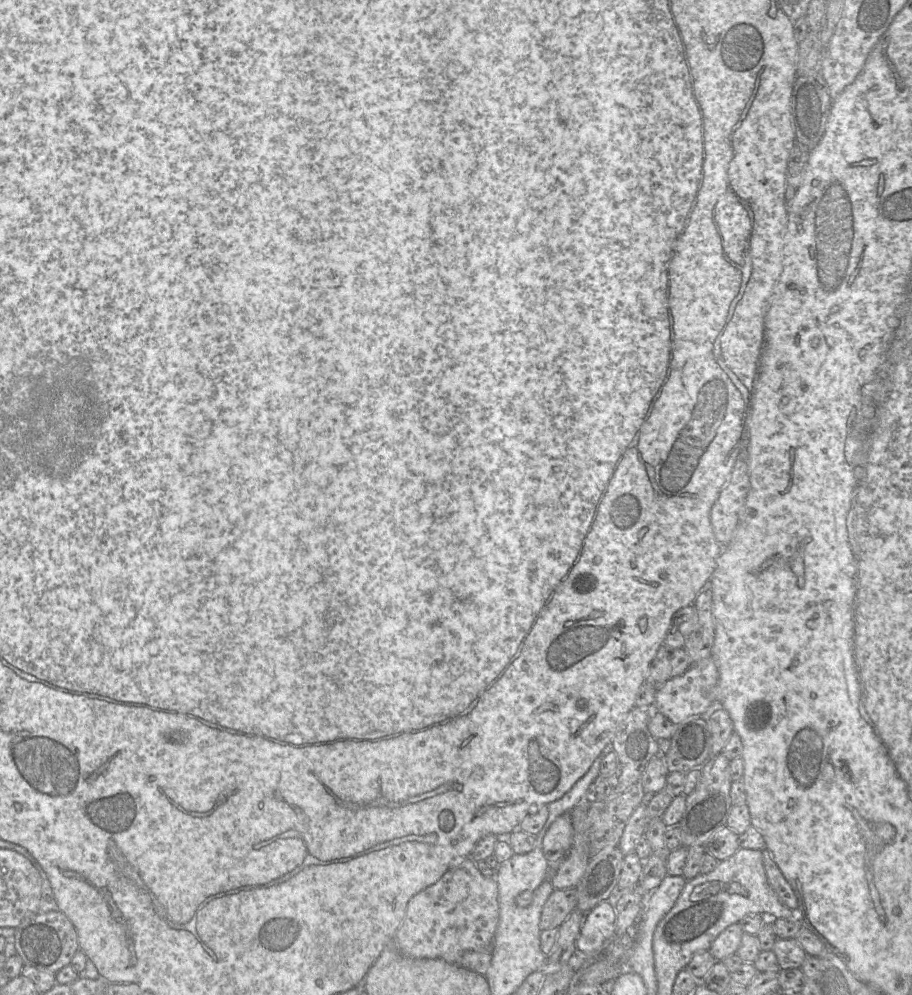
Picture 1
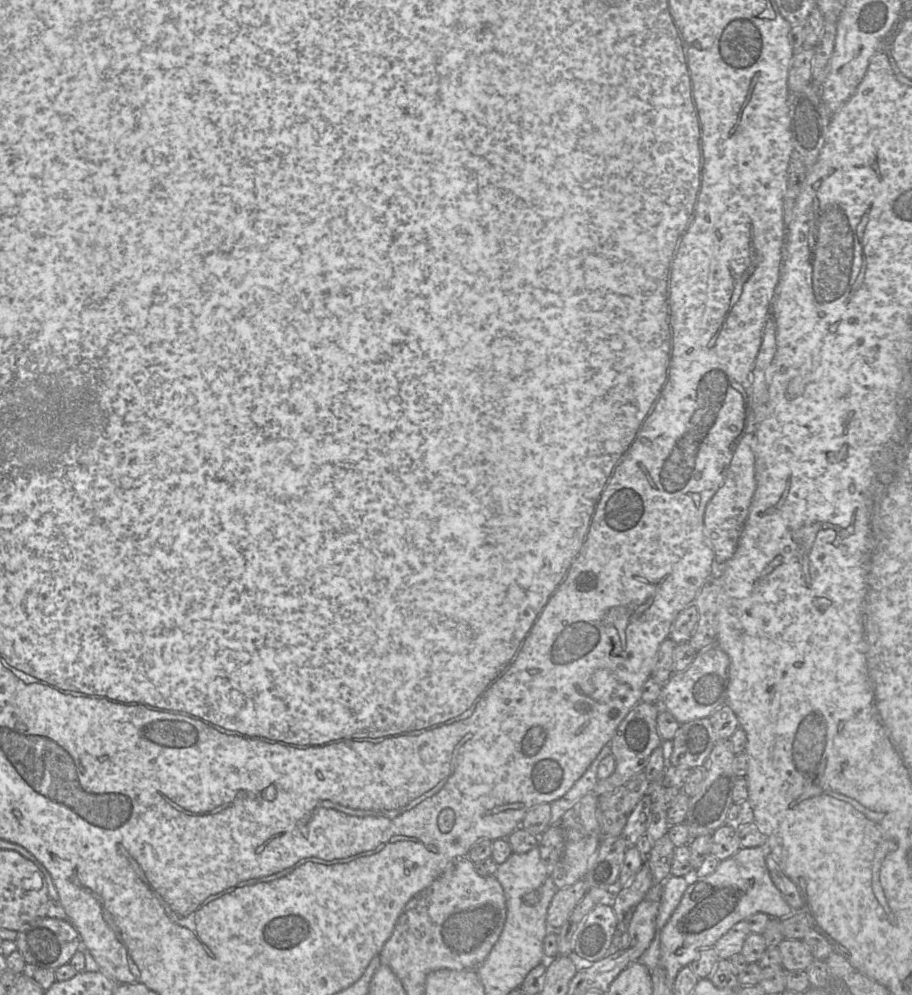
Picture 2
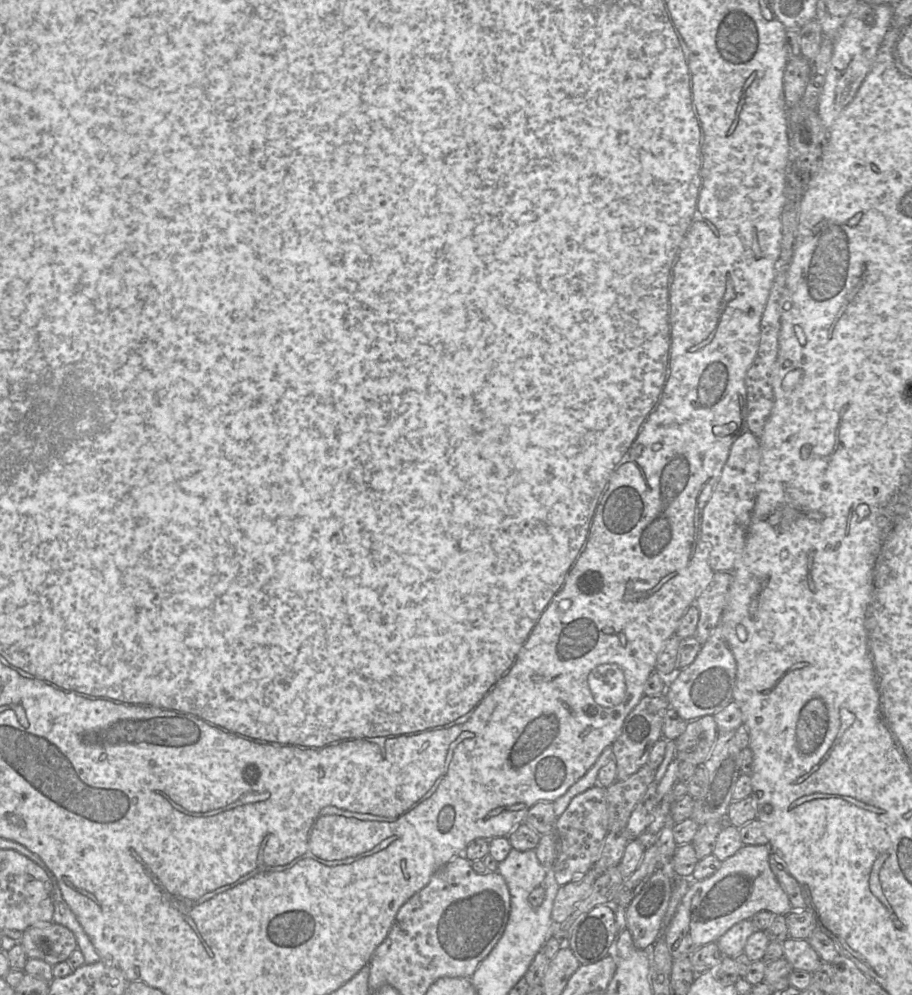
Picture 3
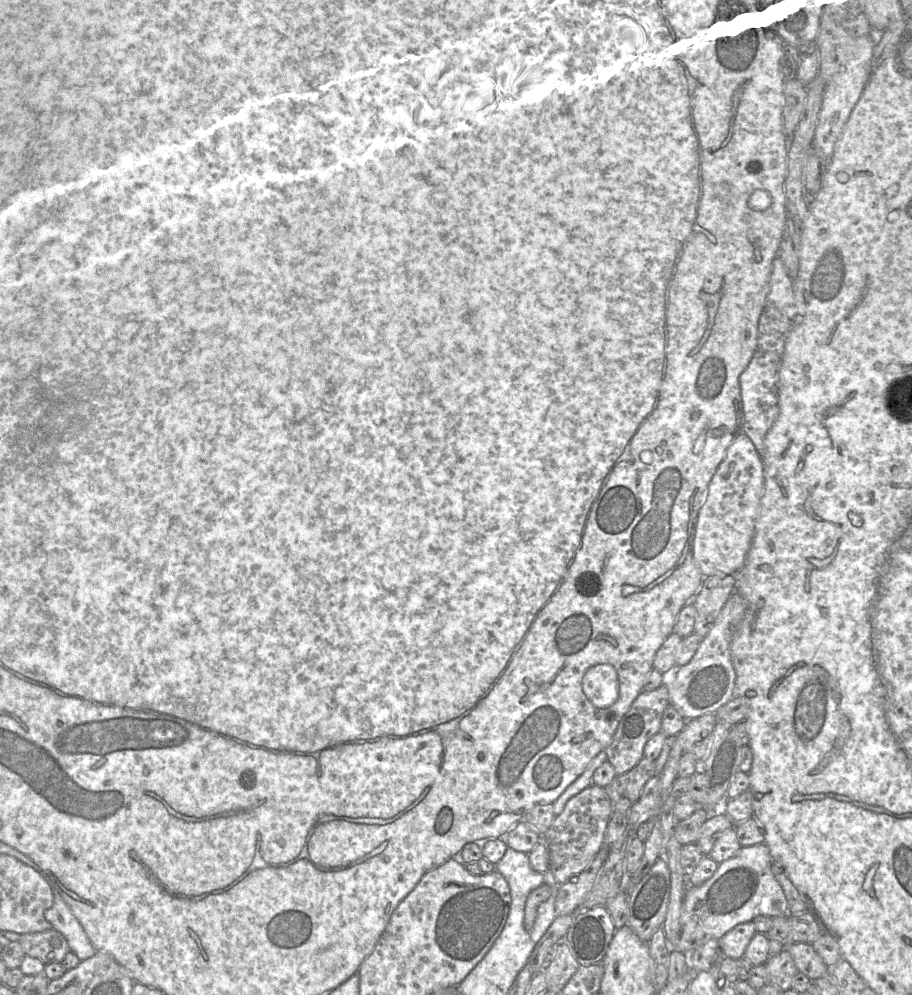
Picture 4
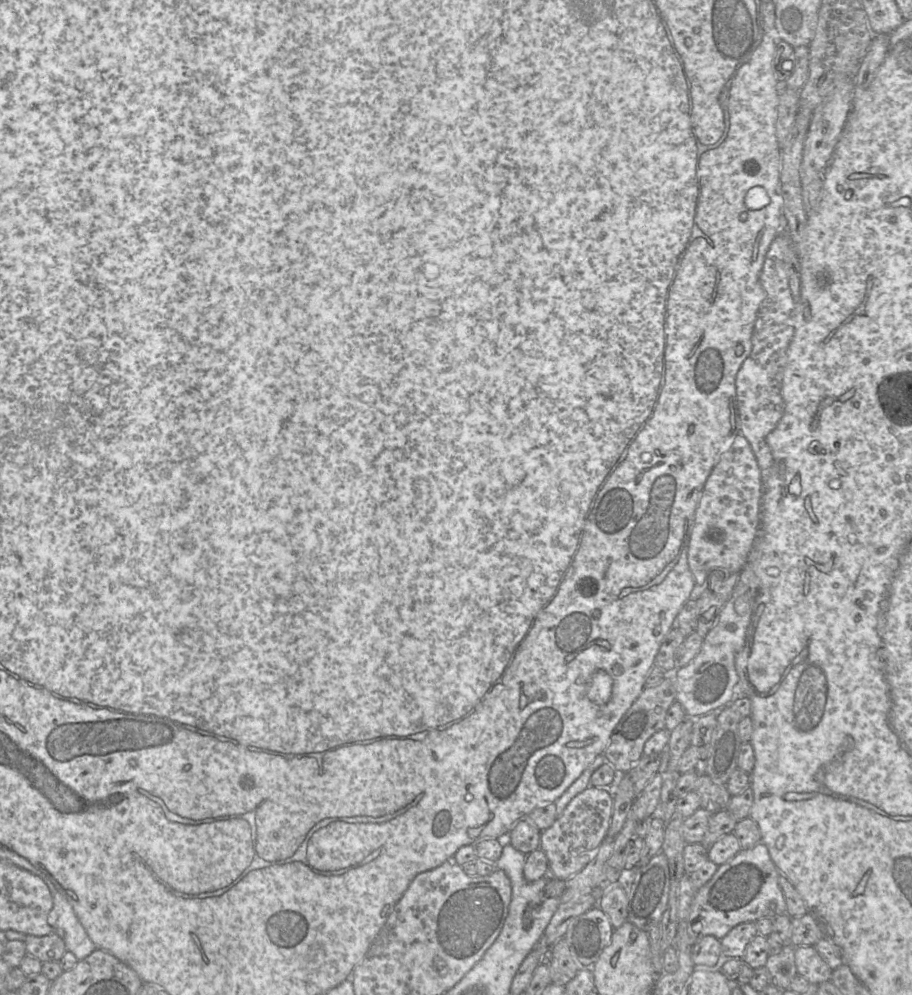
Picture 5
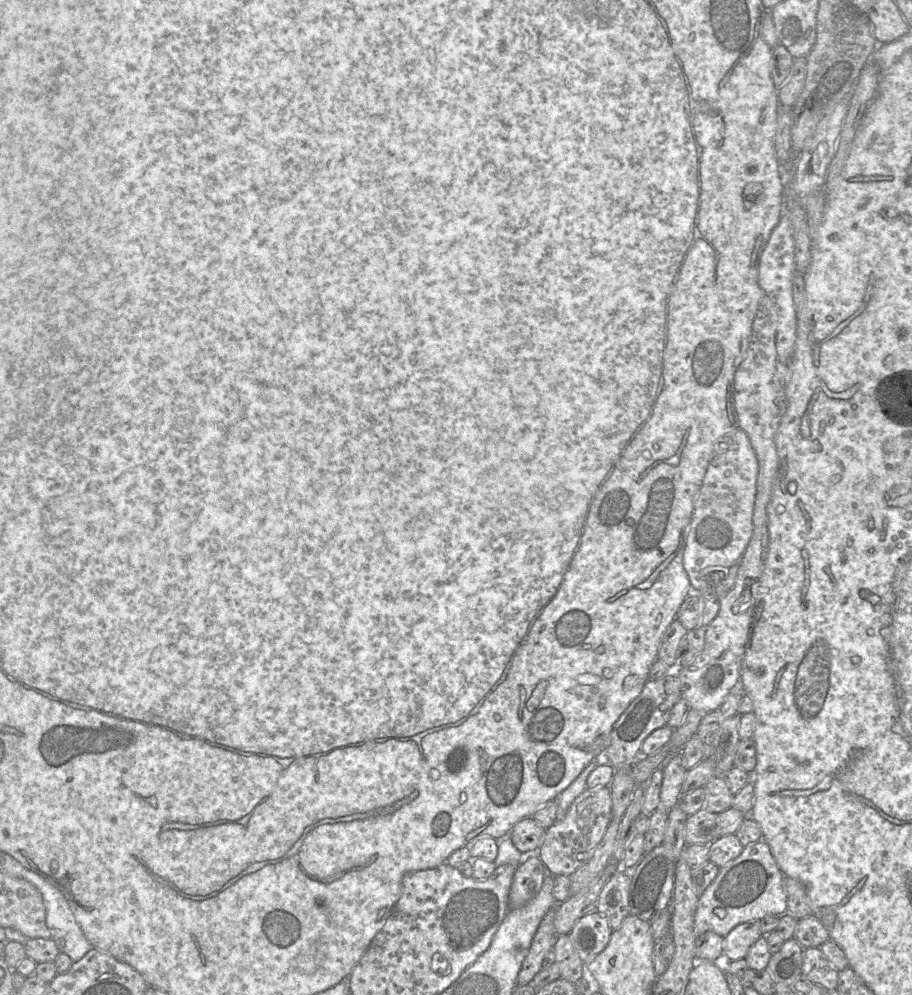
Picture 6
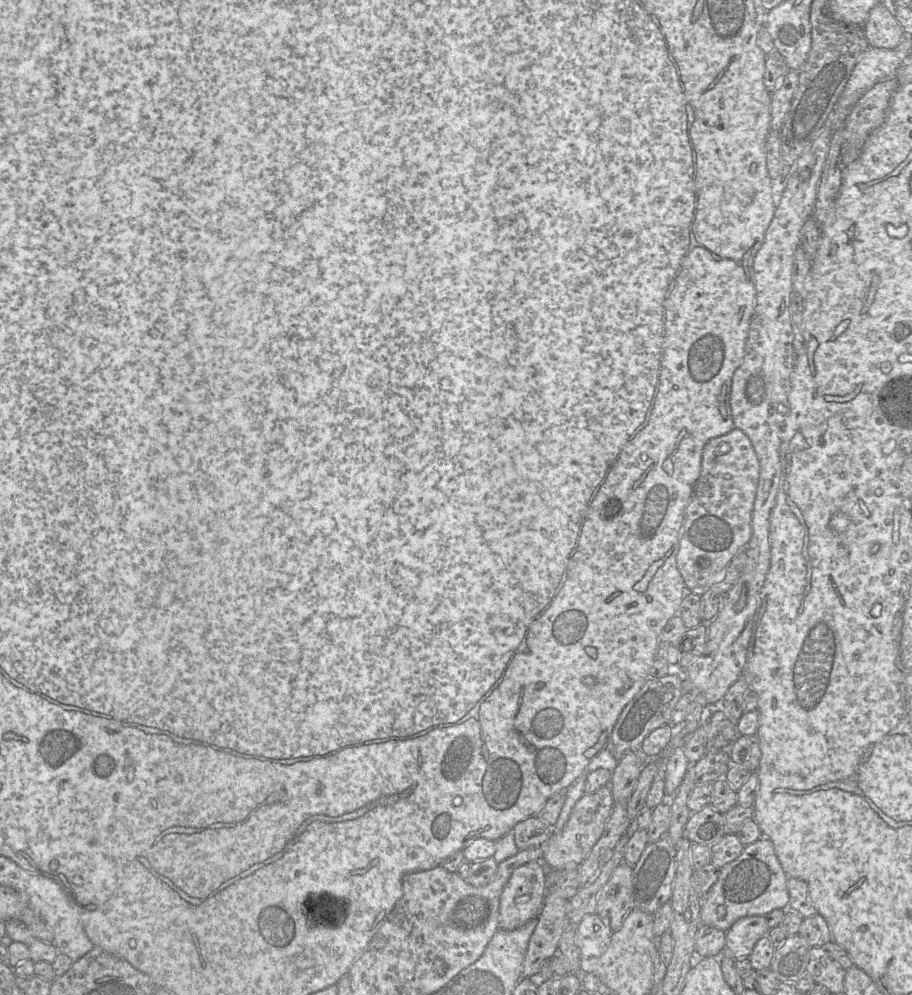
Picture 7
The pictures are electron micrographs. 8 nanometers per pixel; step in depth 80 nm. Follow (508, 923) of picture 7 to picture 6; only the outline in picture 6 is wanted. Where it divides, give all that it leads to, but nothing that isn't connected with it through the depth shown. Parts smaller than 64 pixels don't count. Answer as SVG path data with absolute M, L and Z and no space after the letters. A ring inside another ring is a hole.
M537 854L526 855L514 872L508 910L520 908L534 898L547 875L549 874Z

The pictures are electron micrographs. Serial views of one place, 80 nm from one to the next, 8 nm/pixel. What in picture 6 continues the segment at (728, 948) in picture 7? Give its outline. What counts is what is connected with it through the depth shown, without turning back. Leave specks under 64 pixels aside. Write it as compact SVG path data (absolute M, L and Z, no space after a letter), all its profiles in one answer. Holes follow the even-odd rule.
M752 920L735 926L723 938L724 962L745 958L750 947L762 935L760 920Z

